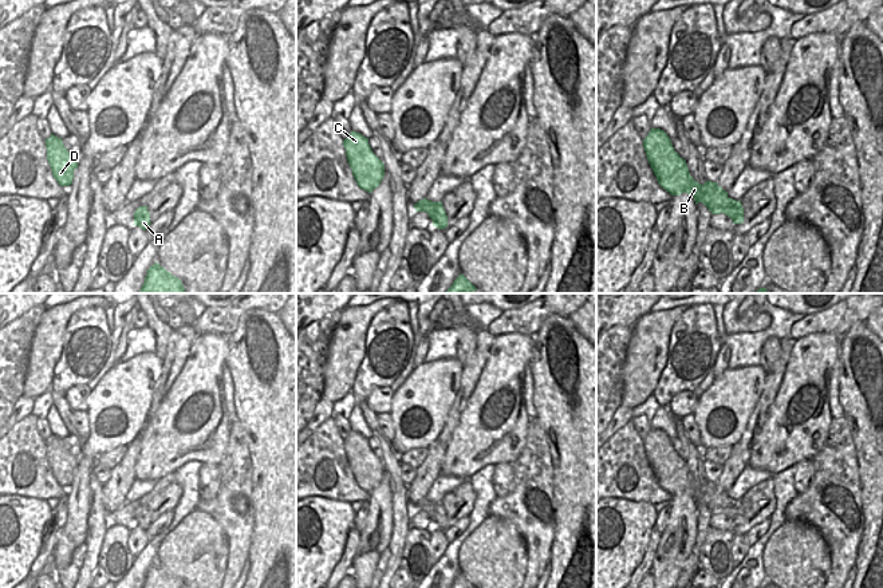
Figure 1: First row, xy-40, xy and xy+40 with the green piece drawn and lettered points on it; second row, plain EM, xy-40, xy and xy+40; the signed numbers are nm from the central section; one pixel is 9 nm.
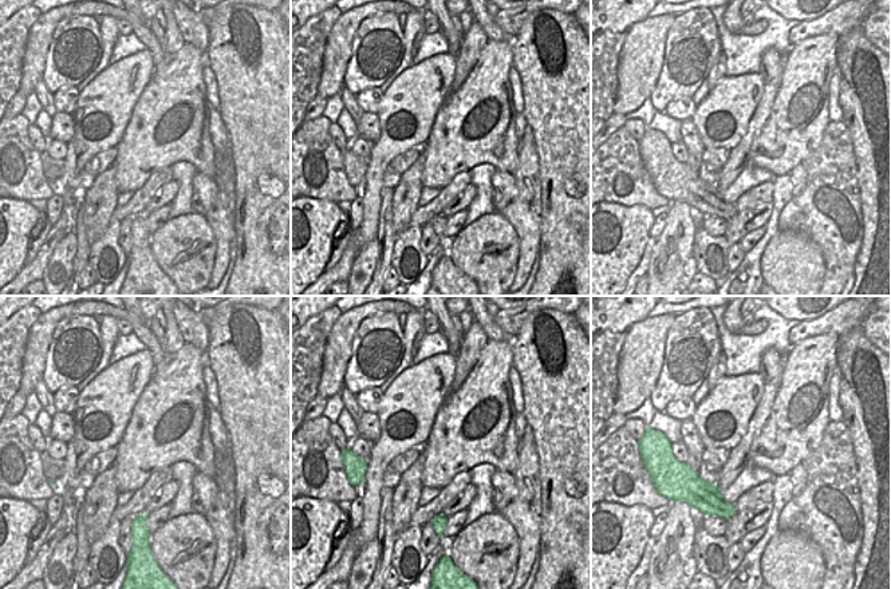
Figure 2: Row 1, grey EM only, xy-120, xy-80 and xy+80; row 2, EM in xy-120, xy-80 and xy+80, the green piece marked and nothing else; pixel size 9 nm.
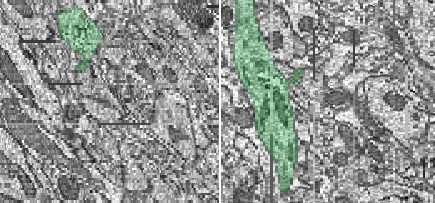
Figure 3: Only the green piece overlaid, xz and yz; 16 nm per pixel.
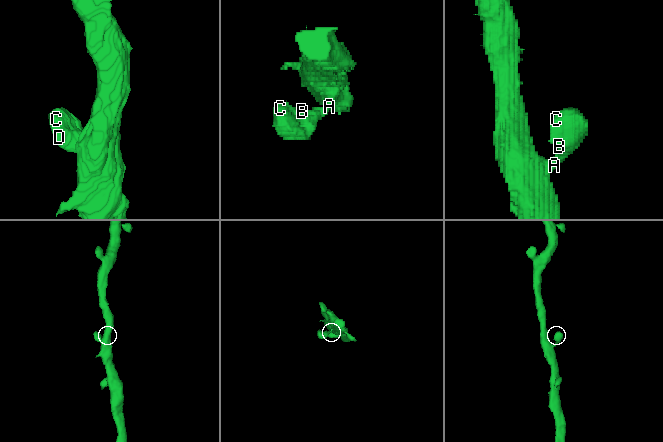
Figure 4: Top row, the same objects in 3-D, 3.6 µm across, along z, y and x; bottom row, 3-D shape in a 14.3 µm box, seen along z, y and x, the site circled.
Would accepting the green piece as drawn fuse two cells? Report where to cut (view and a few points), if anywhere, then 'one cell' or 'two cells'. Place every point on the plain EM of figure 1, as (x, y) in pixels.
no cut; one cell

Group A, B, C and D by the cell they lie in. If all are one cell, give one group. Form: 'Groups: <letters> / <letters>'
Groups: A B C D

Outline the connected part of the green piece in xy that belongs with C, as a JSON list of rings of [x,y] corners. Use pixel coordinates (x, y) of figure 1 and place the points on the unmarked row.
[[[356,431],[348,434],[343,446],[358,486],[371,493],[385,477],[383,462],[372,453],[368,438]]]

